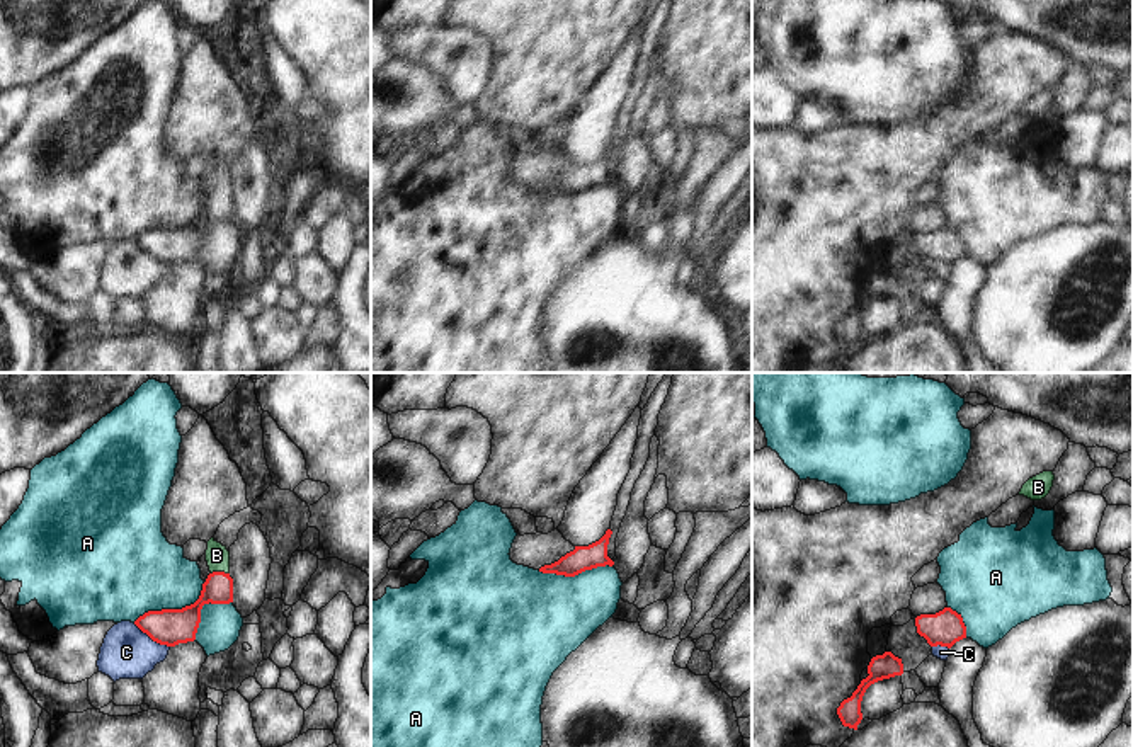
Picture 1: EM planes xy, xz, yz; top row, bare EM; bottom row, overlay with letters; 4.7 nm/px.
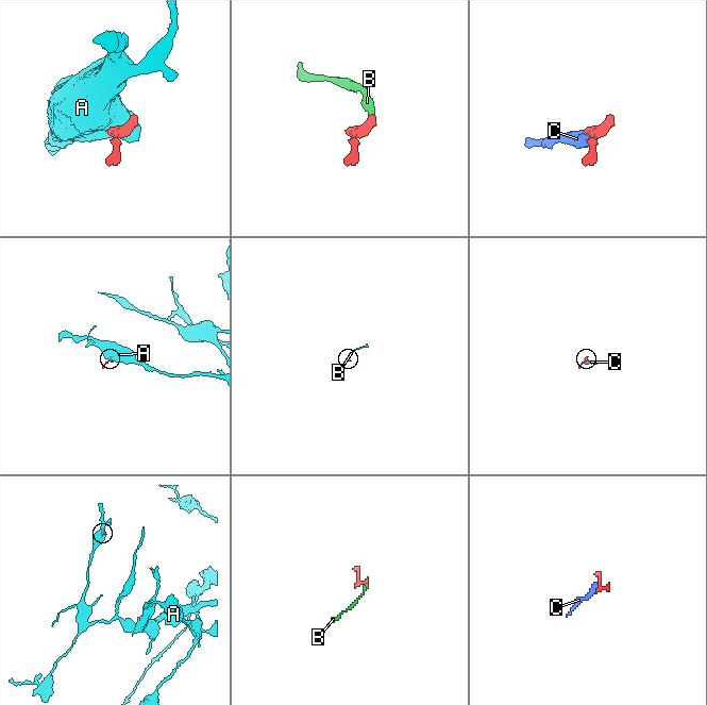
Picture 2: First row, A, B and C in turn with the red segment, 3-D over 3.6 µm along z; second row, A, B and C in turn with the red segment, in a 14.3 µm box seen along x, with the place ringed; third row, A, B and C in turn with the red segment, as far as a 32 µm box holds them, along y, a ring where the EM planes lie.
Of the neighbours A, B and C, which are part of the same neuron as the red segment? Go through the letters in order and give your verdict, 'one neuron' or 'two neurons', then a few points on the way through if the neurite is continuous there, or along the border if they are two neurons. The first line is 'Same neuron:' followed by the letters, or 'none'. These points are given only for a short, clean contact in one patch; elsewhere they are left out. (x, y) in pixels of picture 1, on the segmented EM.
Same neuron: B
A: two neurons
B: one neuron; way xy (218, 589), (220, 572), (216, 555)
C: two neurons; border xy (133, 623), (153, 640), (169, 647)

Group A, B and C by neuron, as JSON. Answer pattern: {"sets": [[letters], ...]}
{"sets": [["A"], ["B"], ["C"]]}

